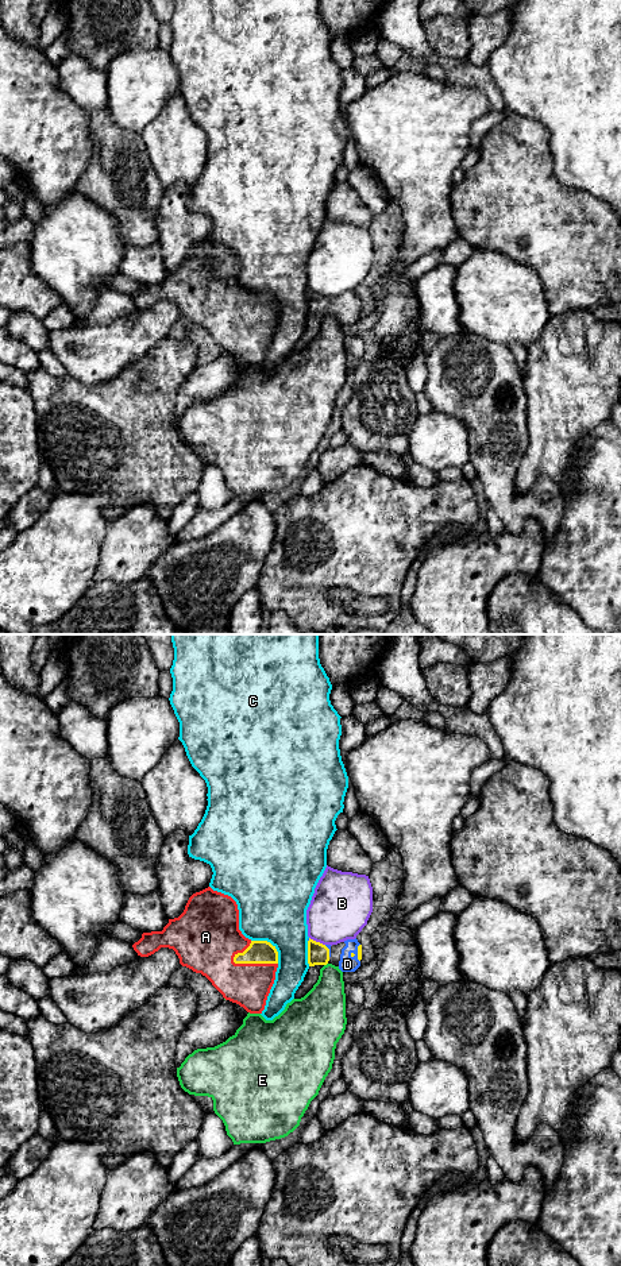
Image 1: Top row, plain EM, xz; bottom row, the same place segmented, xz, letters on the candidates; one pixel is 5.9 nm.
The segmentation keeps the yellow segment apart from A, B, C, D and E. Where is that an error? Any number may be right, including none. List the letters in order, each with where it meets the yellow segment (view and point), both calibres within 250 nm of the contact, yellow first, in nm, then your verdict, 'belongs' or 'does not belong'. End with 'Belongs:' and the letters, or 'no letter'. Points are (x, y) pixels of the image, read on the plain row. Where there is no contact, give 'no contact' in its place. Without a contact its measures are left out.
A: meets yellow in xz at (254, 315); 140 nm thick on the yellow side, 260 nm on the other; belongs
B: meets yellow in xz at (317, 294); 130 nm thick on the yellow side, 360 nm on the other; does not belong
C: meets yellow in xz at (270, 296); 140 nm thick on the yellow side, 420 nm on the other; does not belong
D: meets yellow in xz at (358, 305); 30 nm thick on the yellow side, 100 nm on the other; belongs
E: meets yellow in xz at (326, 316); 130 nm thick on the yellow side, 260 nm on the other; does not belong
Belongs: A, D

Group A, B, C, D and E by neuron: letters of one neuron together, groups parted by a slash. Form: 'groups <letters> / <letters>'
groups A D / B / C / E

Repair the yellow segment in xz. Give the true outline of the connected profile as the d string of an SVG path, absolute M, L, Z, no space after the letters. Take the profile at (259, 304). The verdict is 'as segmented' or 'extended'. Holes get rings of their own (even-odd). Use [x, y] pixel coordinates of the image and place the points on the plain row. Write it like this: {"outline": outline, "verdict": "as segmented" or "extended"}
{"outline": "M211 239L193 246L178 270L169 271L162 283L143 285L132 300L140 309L148 309L161 300L173 301L182 319L205 328L225 352L250 366L262 366L265 362L278 320L275 298L246 290L239 282L236 254Z", "verdict": "extended"}

